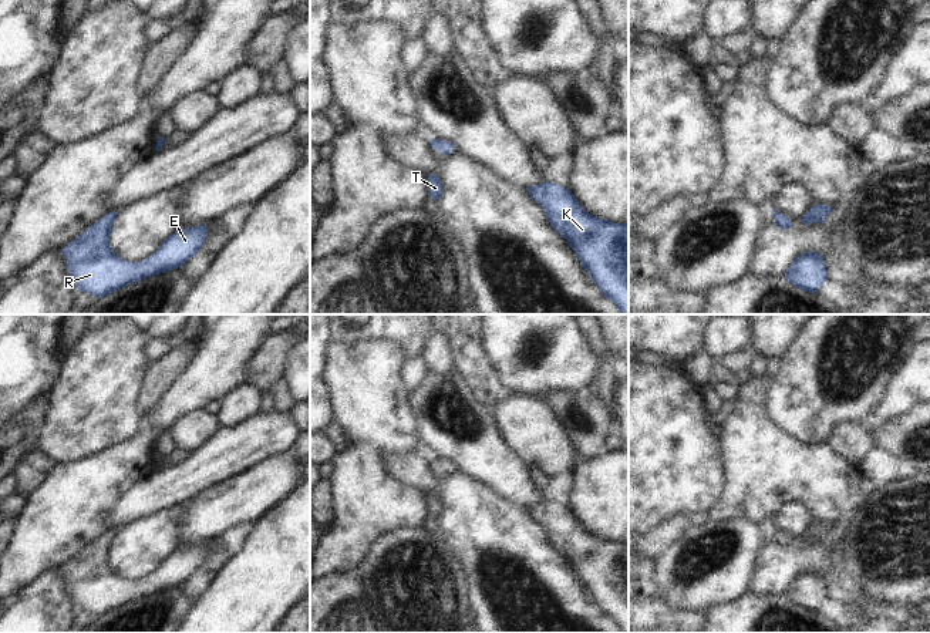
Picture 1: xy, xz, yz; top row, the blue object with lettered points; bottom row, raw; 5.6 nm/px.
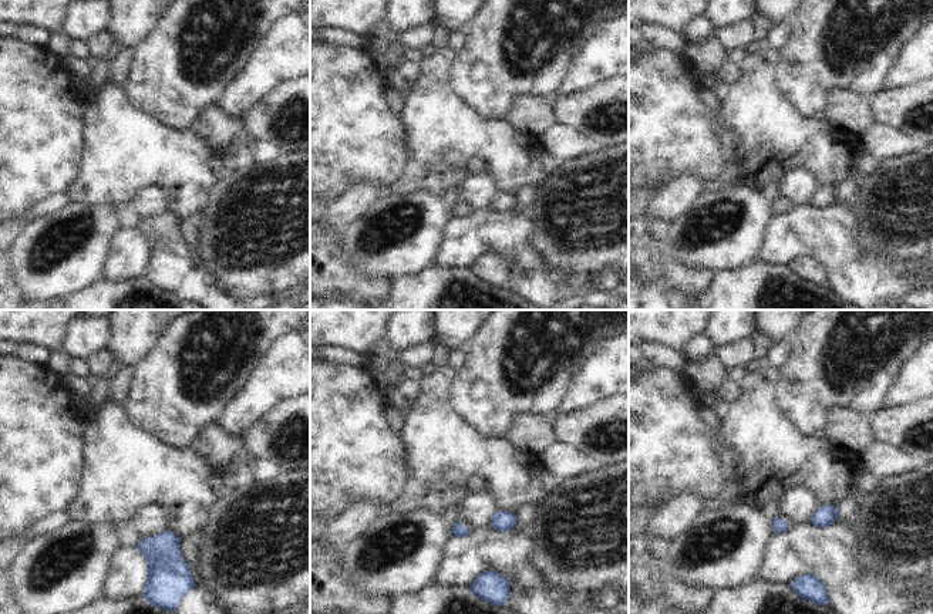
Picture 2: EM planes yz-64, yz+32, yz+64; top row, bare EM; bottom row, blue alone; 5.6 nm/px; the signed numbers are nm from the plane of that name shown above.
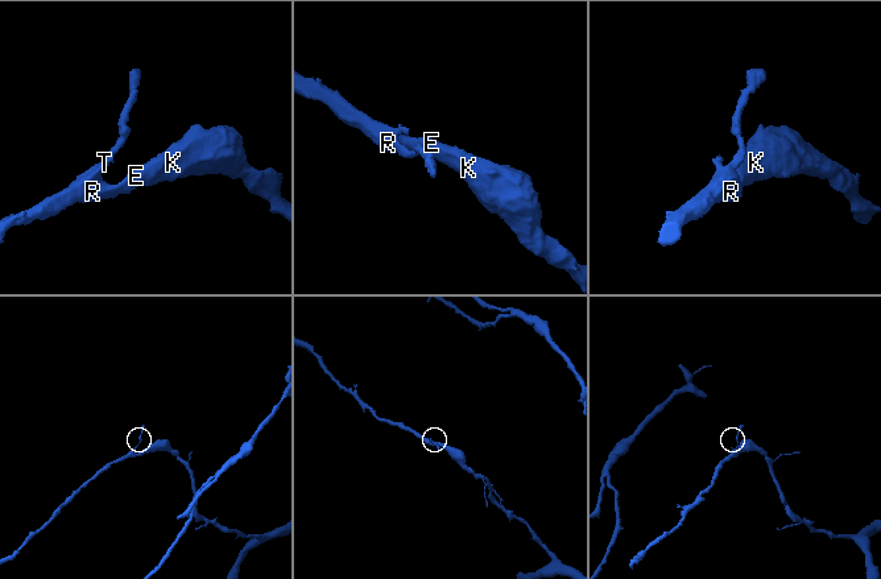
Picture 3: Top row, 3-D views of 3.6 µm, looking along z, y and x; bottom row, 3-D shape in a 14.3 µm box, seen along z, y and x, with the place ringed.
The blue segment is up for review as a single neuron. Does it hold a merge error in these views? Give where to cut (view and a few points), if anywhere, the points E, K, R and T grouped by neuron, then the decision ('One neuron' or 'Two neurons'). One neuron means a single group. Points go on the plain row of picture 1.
No split. Groups: E K R T. One neuron.

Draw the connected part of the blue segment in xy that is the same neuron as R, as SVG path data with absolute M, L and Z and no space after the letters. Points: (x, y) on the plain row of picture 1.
M111 529L61 569L77 609L98 617L183 585L208 556L208 542L178 548L144 580L128 580L115 573L109 562L117 532Z

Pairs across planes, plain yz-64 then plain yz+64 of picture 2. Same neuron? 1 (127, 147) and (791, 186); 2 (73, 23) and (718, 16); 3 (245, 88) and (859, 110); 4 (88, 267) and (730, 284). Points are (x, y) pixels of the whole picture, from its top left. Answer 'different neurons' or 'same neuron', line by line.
1: different neurons
2: same neuron
3: different neurons
4: different neurons

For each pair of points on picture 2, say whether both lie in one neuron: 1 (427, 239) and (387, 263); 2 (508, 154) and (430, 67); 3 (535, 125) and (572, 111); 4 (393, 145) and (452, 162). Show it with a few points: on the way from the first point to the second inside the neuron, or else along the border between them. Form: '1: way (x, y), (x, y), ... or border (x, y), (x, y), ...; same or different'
1: way (417, 240), (413, 245), (406, 245), (397, 253); same
2: way (482, 142), (433, 93); same
3: border (552, 108), (556, 122); different
4: border (401, 117), (407, 149); different

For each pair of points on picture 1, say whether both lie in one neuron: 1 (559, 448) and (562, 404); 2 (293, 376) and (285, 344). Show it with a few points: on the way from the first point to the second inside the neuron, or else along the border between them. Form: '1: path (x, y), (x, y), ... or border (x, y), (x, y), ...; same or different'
1: border (543, 401), (555, 414), (555, 420), (579, 455); different
2: border (295, 343), (287, 356), (282, 377); different

